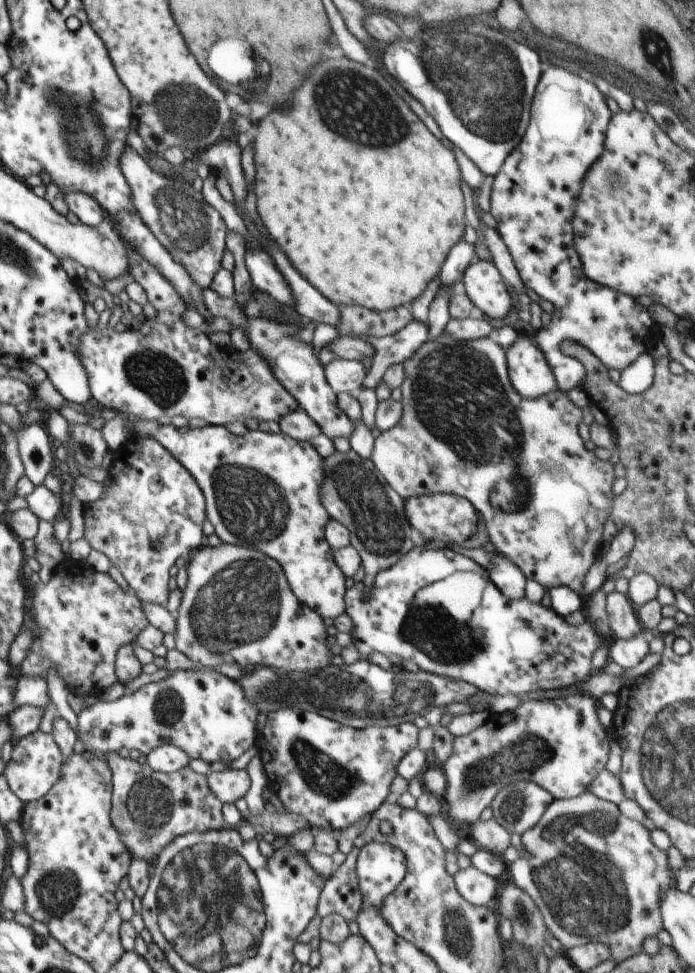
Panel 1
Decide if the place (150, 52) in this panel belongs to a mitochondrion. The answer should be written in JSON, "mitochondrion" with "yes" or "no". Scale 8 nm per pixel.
{"mitochondrion":"no"}

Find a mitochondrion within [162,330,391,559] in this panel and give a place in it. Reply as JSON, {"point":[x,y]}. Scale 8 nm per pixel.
{"point":[252,506]}

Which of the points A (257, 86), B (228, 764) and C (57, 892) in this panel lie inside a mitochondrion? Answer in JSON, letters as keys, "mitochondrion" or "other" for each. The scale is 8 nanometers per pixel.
{"A":"mitochondrion","B":"other","C":"mitochondrion"}

